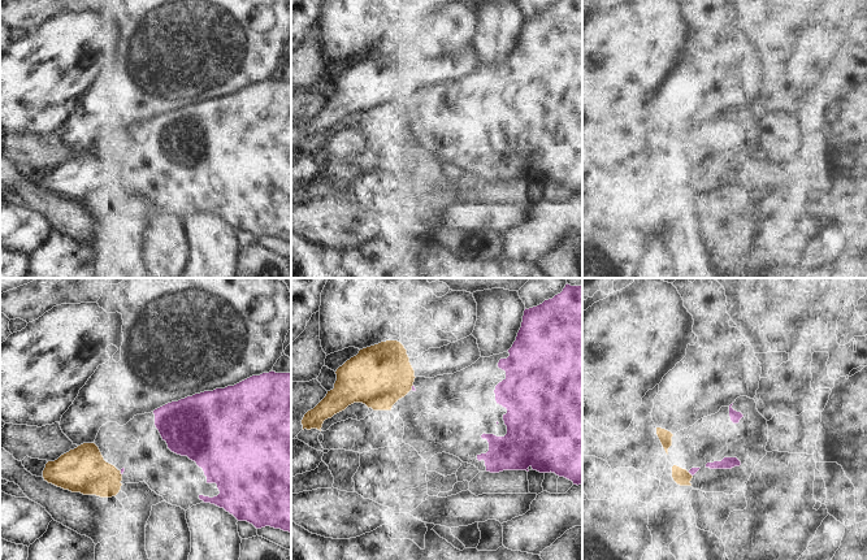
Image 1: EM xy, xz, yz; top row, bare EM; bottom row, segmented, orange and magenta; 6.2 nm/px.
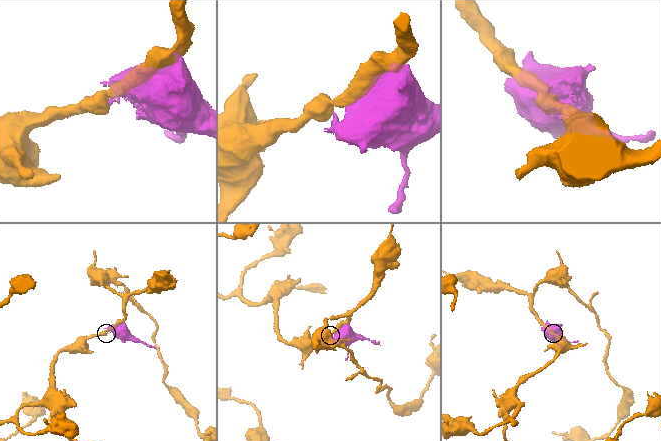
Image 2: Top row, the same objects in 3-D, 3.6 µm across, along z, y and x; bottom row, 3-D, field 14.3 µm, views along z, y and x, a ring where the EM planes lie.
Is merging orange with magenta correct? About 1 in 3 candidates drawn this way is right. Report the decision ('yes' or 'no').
no

